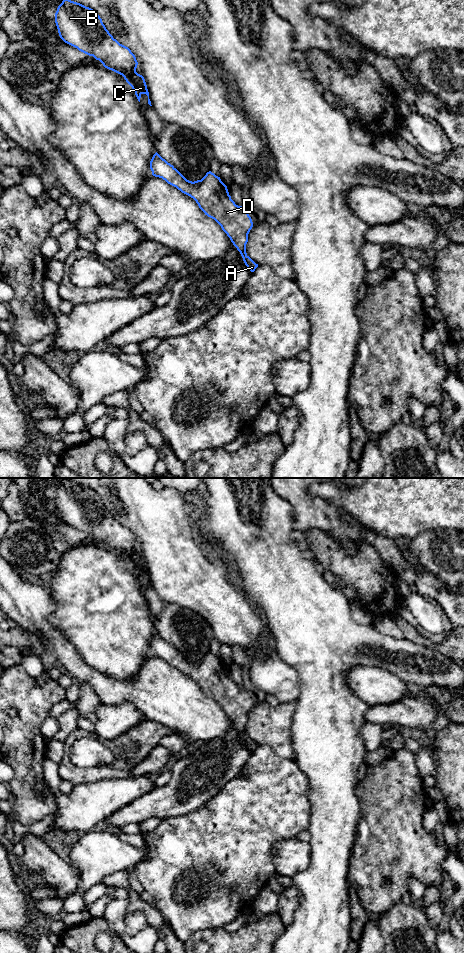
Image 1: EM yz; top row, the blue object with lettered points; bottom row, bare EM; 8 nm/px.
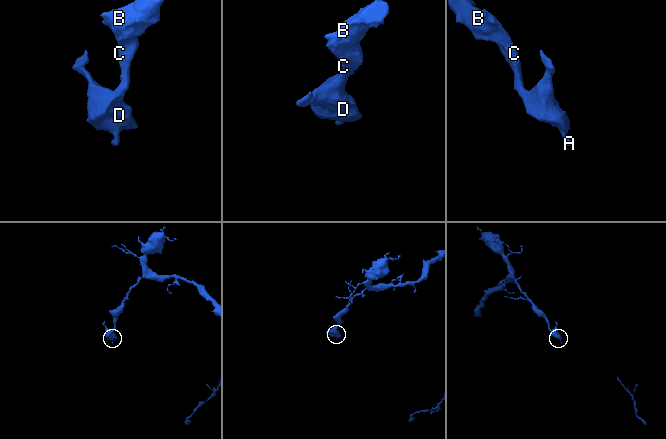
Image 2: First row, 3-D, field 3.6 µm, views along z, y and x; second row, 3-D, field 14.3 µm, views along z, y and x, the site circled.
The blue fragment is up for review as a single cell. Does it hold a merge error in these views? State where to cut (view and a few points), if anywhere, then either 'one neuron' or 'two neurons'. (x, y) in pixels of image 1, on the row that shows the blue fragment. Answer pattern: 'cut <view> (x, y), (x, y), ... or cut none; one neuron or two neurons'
cut none; one neuron

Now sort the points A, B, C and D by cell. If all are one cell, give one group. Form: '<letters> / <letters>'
A B C D

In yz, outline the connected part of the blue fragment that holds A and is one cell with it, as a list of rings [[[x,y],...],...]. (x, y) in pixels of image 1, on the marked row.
[[[157,152],[153,155],[150,161],[150,169],[153,176],[162,178],[168,184],[193,198],[205,215],[214,219],[221,226],[222,230],[227,234],[233,245],[240,252],[247,268],[251,272],[255,271],[258,264],[256,264],[246,253],[248,234],[253,227],[252,219],[243,206],[236,205],[231,199],[227,186],[221,181],[220,177],[209,171],[201,180],[194,182],[189,181]]]

